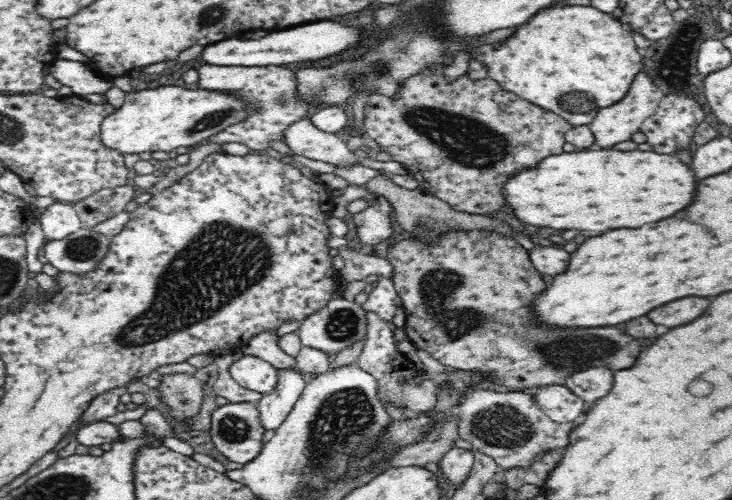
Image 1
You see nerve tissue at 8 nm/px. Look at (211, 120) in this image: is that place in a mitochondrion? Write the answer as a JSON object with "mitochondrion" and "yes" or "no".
{"mitochondrion":"yes"}

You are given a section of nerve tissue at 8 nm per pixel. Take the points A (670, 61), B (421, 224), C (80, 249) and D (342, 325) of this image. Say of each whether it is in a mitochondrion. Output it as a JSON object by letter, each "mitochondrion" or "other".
{"A":"mitochondrion","B":"mitochondrion","C":"mitochondrion","D":"mitochondrion"}

